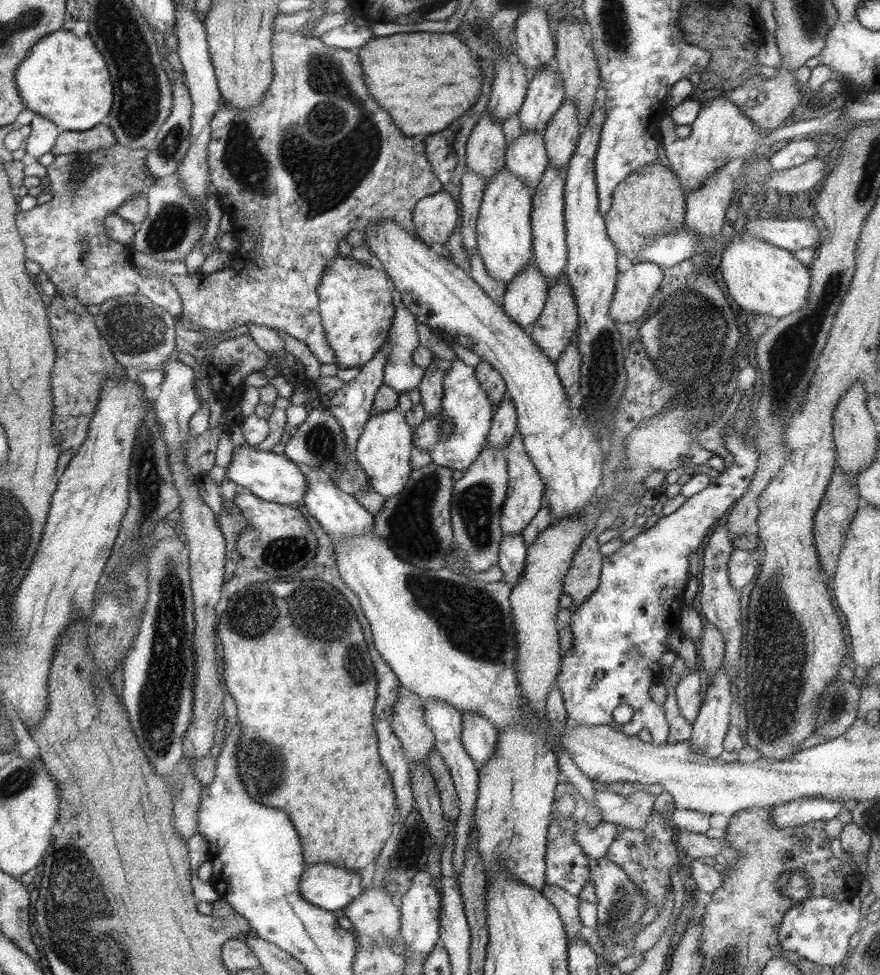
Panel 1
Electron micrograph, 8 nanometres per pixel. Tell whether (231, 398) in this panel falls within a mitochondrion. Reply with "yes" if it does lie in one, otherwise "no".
no

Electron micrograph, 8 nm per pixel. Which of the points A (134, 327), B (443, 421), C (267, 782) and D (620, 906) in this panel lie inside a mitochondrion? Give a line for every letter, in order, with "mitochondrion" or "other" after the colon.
A: mitochondrion
B: other
C: mitochondrion
D: mitochondrion

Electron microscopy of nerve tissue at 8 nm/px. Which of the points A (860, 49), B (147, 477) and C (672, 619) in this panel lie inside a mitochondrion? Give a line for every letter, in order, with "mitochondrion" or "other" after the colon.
A: other
B: mitochondrion
C: other

